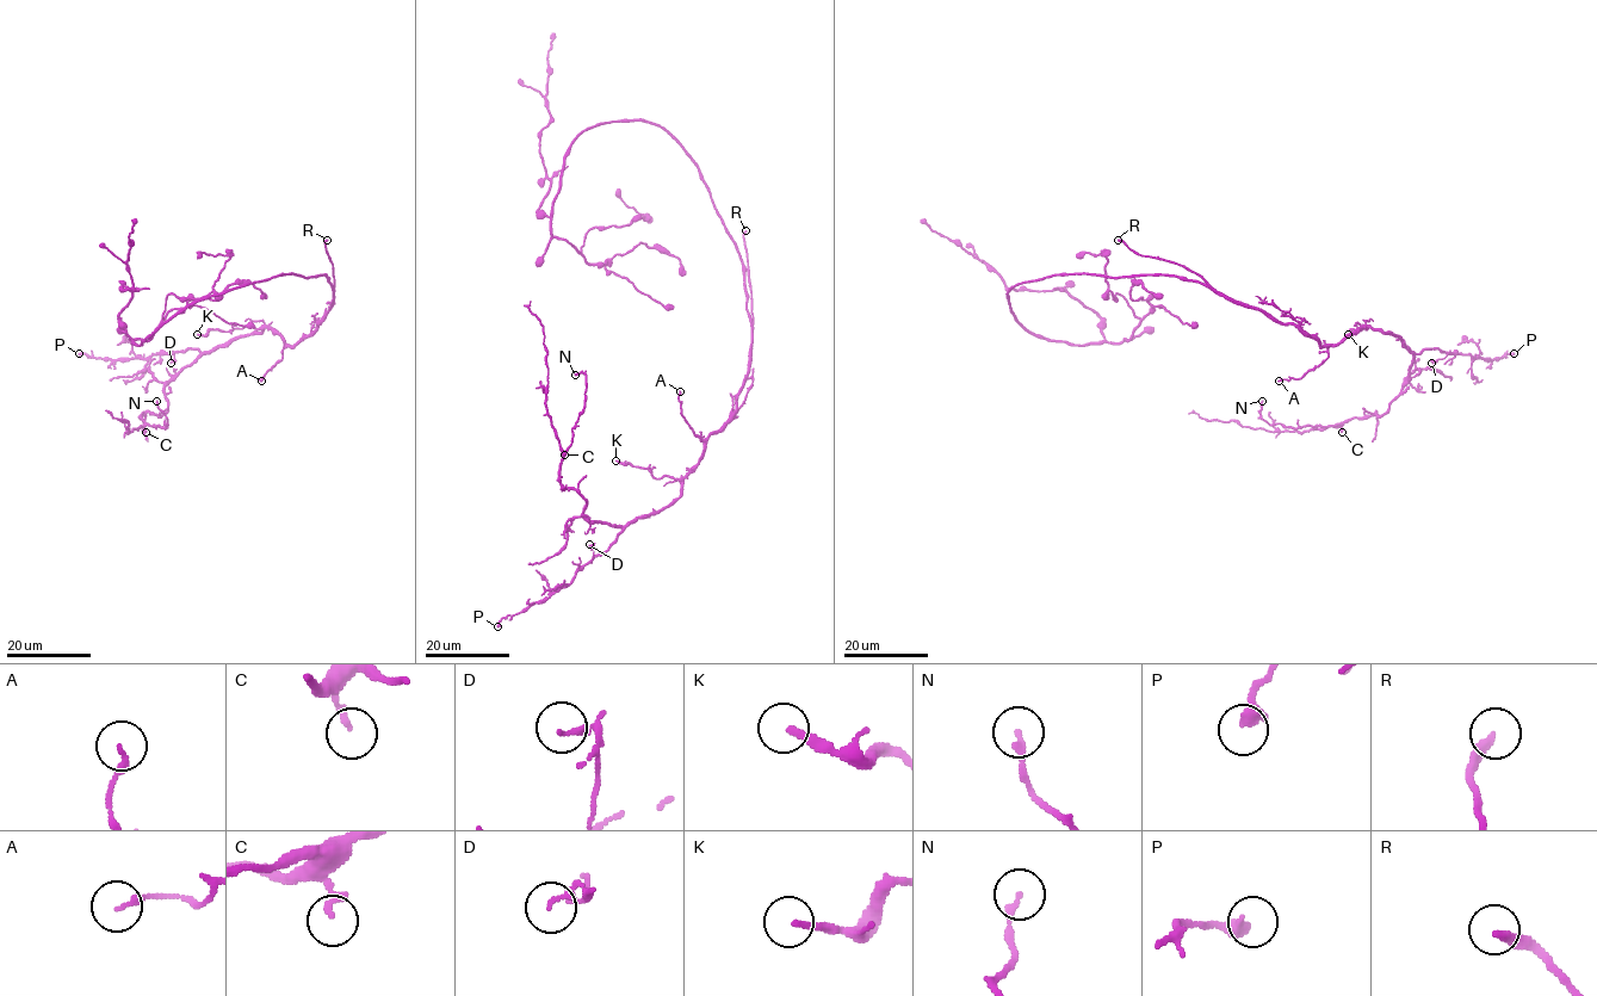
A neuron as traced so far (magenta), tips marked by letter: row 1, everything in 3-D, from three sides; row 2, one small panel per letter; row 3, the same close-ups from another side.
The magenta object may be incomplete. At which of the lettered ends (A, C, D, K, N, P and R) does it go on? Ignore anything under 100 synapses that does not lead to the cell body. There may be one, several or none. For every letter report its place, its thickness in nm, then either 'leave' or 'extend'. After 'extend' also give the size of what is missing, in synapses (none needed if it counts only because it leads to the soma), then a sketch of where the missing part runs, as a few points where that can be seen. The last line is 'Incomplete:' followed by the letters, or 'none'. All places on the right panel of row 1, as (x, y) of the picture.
A: (1279, 381) | 180 nm | leave
C: (1342, 432) | 200 nm | leave
D: (1431, 363) | 130 nm | leave
K: (1348, 334) | 200 nm | leave
N: (1262, 401) | 180 nm | leave
P: (1514, 353) | 400 nm | leave
R: (1118, 240) | 260 nm | extend | (1118, 240), (1133, 249), (1163, 254), (1199, 267), (1209, 295), (1207, 311)
Incomplete: R

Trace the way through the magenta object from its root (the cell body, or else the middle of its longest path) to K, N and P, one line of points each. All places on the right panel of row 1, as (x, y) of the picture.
K: (1180, 279), (1200, 282), (1279, 321), (1295, 323), (1322, 346), (1337, 345), (1366, 328), (1348, 334)
N: (1180, 279), (1322, 346), (1373, 328), (1413, 352), (1381, 415), (1291, 428), (1269, 425), (1262, 401)
P: (1180, 279), (1295, 323), (1322, 346), (1373, 328), (1415, 353), (1514, 353)

